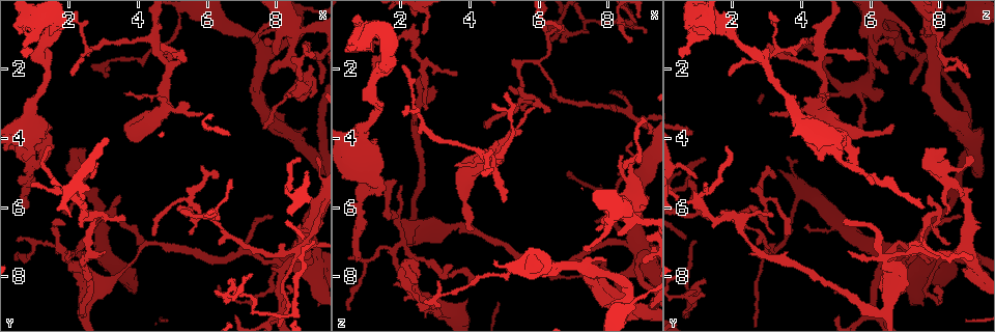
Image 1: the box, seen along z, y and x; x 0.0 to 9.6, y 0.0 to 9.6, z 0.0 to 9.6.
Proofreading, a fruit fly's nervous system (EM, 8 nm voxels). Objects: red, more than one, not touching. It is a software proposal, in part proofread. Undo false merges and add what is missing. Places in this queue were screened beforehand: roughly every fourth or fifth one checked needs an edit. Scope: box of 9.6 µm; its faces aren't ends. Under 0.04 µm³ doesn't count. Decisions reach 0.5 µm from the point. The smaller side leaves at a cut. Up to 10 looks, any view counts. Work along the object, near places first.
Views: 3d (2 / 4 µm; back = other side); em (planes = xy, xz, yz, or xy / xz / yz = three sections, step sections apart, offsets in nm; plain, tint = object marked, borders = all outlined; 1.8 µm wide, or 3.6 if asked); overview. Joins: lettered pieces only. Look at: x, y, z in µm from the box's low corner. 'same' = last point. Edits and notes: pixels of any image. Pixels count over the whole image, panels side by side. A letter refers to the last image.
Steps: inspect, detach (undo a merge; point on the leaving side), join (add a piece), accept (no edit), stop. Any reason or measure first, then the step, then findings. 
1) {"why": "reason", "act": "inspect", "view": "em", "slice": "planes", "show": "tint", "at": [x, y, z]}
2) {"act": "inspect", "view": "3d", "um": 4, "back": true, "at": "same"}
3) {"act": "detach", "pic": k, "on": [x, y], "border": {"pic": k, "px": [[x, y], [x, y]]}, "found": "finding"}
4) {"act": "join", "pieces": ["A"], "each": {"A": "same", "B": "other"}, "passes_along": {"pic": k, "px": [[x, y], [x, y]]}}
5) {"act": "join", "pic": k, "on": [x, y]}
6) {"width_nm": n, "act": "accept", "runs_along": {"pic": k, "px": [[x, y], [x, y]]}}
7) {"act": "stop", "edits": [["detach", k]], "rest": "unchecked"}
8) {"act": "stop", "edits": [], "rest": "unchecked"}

{"why": "free end", "act": "inspect", "view": "em", "um": 3.6, "slice": "xz", "step": 8, "show": "borders", "at": [3.95, 7.00, 8.20]}

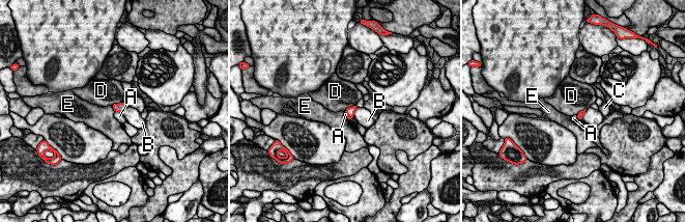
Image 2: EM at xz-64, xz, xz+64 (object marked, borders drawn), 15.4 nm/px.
{"width_nm": 90, "act": "accept", "each": {"A": "other", "B": "other", "C": "other", "D": "other", "E": "other"}, "border": {"pic": 2, "px": [[115, 111], [121, 112]]}, "found": "no lettered piece goes on from it"}

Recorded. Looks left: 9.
{"act": "inspect", "view": "3d", "um": 2, "at": [4.00, 3.60, 6.70]}

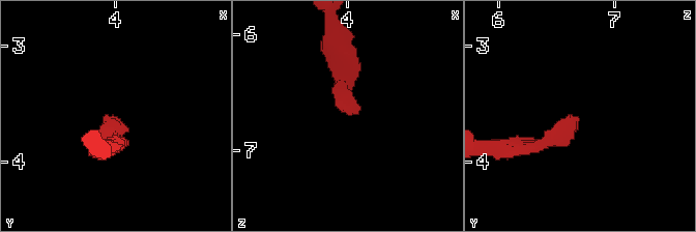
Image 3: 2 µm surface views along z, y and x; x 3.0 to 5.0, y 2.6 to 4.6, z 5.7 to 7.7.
{"why": "need the tissue", "act": "inspect", "view": "em", "slice": "planes", "show": "borders", "at": [4.00, 3.62, 6.68]}

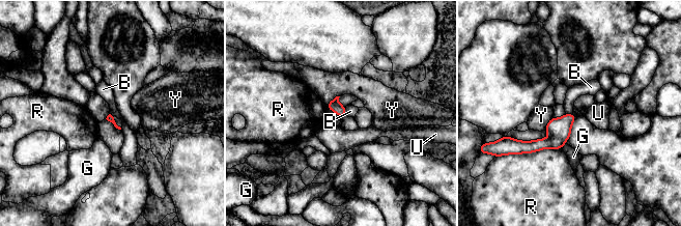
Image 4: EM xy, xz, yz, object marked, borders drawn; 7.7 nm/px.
{"act": "accept", "each": {"B": "other", "G": "other", "R": "other", "U": "other", "Y": "other"}, "border": {"pic": 4, "px": [[346, 106], [344, 115]]}, "found": "none of them fits"}

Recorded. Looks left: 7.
{"why": "thick turns thin", "act": "inspect", "view": "3d", "um": 2, "at": [3.55, 7.90, 6.60]}

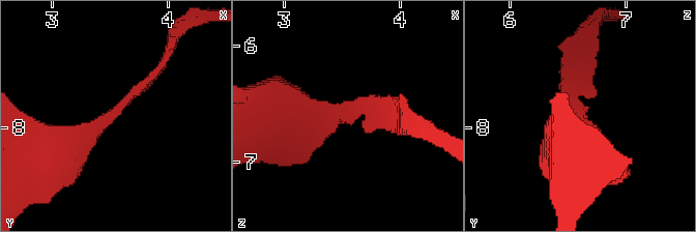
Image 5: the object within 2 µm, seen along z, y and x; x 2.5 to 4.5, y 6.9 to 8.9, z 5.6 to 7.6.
{"act": "inspect", "view": "em", "slice": "yz", "step": 8, "show": "tint", "at": [3.52, 7.90, 6.56]}

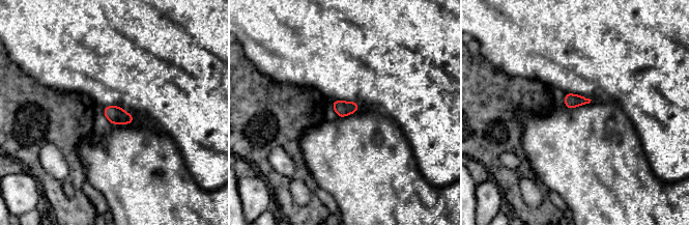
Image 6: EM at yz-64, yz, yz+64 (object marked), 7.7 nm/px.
{"act": "inspect", "view": "em", "slice": "planes", "show": "borders", "at": "same"}

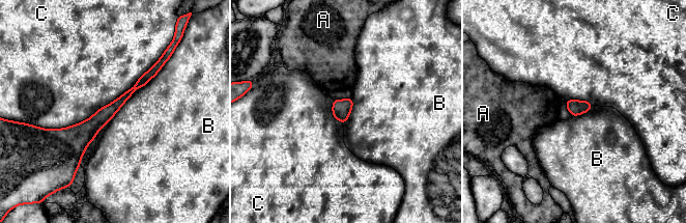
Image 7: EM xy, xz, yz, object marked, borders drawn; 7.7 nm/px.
{"act": "accept", "each": {"A": "other", "B": "other", "C": "other"}, "border": {"pic": 7, "px": [[167, 60], [103, 126]]}, "found": "one neuron here"}

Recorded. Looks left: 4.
{"why": "abrupt turn", "act": "inspect", "view": "em", "um": 3.6, "slice": "yz", "step": 16, "show": "tint", "at": [8.55, 0.85, 6.10]}

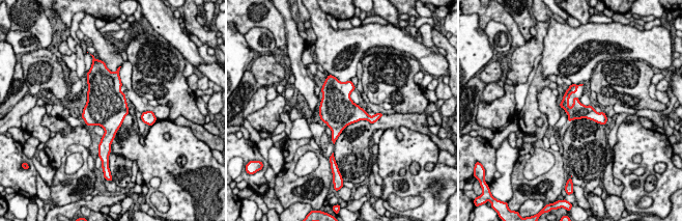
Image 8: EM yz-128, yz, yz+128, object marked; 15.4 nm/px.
{"act": "inspect", "view": "em", "um": 3.6, "slice": "planes", "show": "borders", "at": "same"}

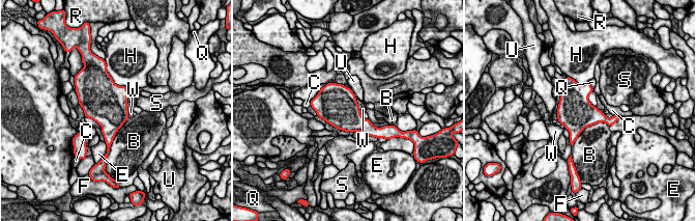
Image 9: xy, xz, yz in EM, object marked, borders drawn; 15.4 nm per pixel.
{"longest_contact_nm": ["B", 650], "act": "accept", "each": {"B": "other", "C": "other", "E": "other", "F": "other", "H": "other", "Q": "other", "R": "other", "S": "other", "U": "other", "W": "other"}, "border": {"pic": 9, "px": [[592, 90], [588, 101], [596, 107]]}, "found": "one neuron here"}

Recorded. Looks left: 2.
{"act": "stop", "edits": [], "rest": "unchecked"}

